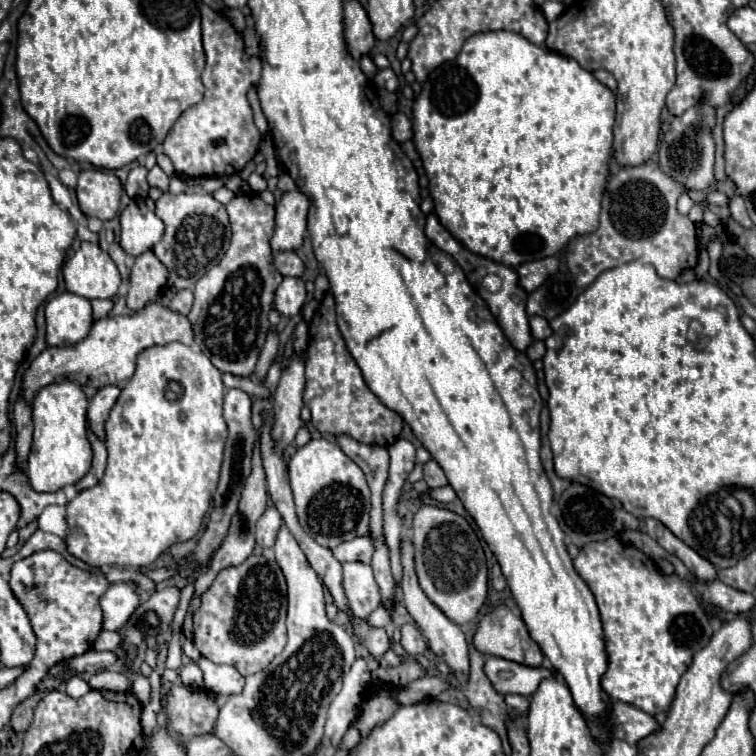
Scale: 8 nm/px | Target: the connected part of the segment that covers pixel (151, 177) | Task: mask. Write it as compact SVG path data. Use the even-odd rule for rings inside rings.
M155 166L155 168L149 170L147 182L149 182L149 186L159 188L161 192L167 192L167 188L169 188L169 178L167 178L167 174L159 166Z

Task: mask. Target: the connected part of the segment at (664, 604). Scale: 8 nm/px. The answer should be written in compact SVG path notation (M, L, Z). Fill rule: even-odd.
M609 538L605 542L589 542L579 550L579 556L573 560L573 564L579 576L591 588L601 612L609 656L609 668L601 682L603 690L611 696L613 702L627 702L653 716L669 710L677 682L689 668L693 654L705 648L713 636L705 606L685 580L681 580L677 574L663 574L651 558L633 546L621 544L617 538Z

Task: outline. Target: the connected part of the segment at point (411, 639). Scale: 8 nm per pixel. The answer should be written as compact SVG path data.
M415 622L401 626L401 646L405 648L405 652L407 652L409 656L415 656L415 658L425 652L427 644L425 644L419 628L415 626Z

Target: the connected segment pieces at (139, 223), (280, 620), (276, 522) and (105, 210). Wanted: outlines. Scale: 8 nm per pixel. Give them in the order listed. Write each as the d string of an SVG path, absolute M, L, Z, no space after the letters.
M133 200L121 212L121 248L139 256L151 250L163 236L165 224L151 212L143 200Z
M251 554L243 564L221 570L215 582L209 586L209 590L203 592L201 606L193 614L193 644L211 662L235 666L239 674L249 676L269 666L269 662L285 648L287 642L285 616L287 616L287 586L281 568L273 558Z
M269 506L265 510L265 514L257 522L257 534L255 534L257 544L263 546L263 548L271 548L275 544L277 530L279 530L281 524L283 524L281 514L277 514L277 508L275 506Z
M91 168L79 174L77 200L85 216L111 220L119 212L123 185L115 174Z

